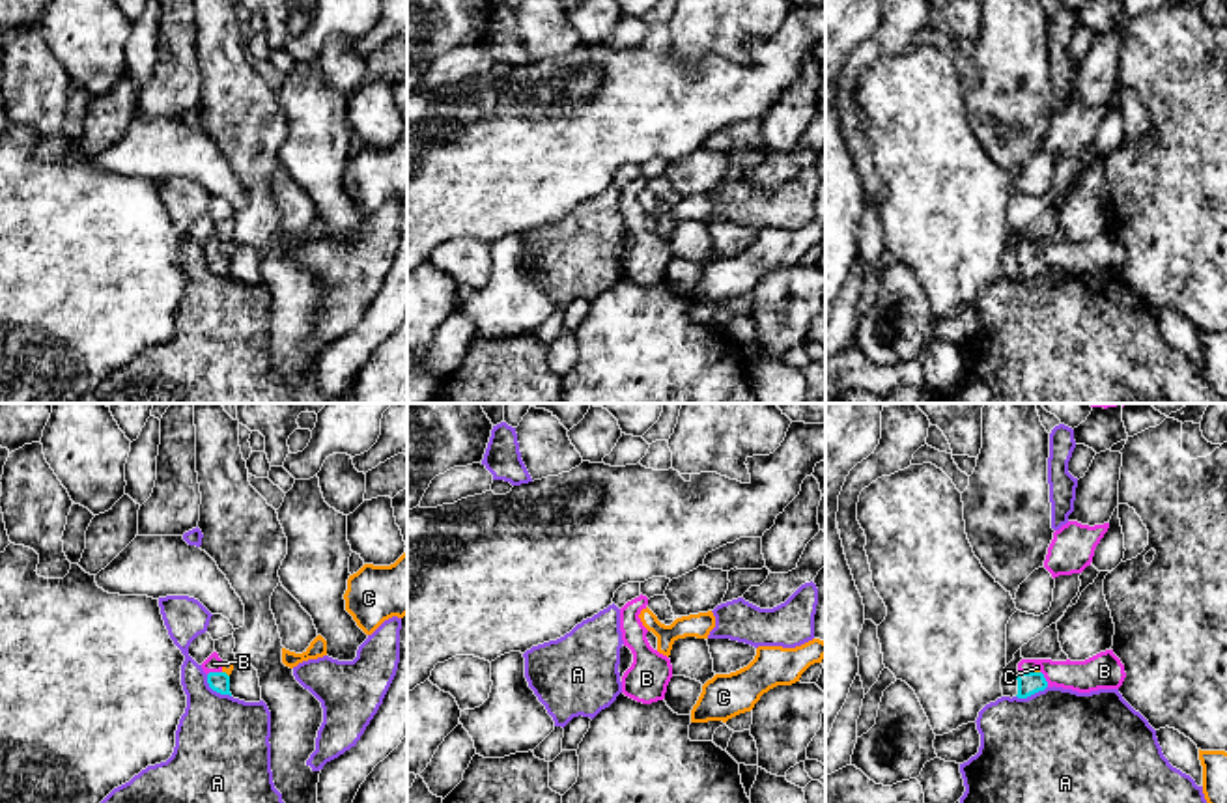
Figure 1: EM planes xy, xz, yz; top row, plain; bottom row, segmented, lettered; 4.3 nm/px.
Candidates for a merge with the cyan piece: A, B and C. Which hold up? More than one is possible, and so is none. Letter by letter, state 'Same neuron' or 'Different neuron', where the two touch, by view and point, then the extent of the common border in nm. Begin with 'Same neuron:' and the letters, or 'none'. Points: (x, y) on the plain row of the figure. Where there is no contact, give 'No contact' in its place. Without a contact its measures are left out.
Same neuron: B
A: Different neuron. Touches cyan at xy (215, 271). Shared border 150 nm
B: Same neuron. Touches cyan at yz (1026, 254). Shared border 70 nm
C: Different neuron. Touches cyan at xy (226, 256). Shared border 40 nm

